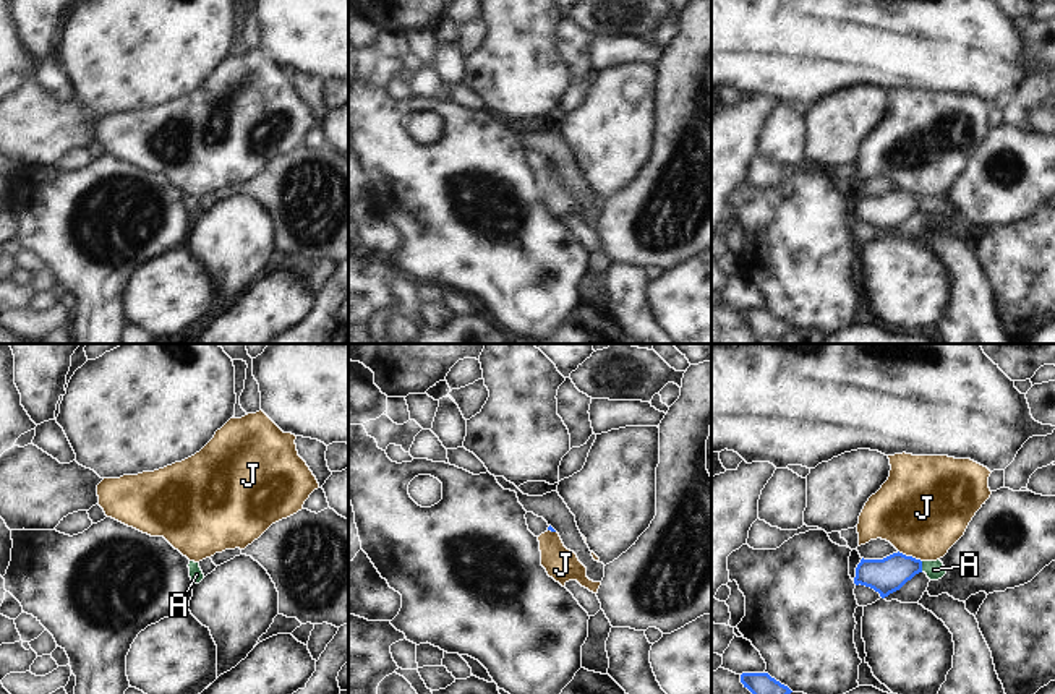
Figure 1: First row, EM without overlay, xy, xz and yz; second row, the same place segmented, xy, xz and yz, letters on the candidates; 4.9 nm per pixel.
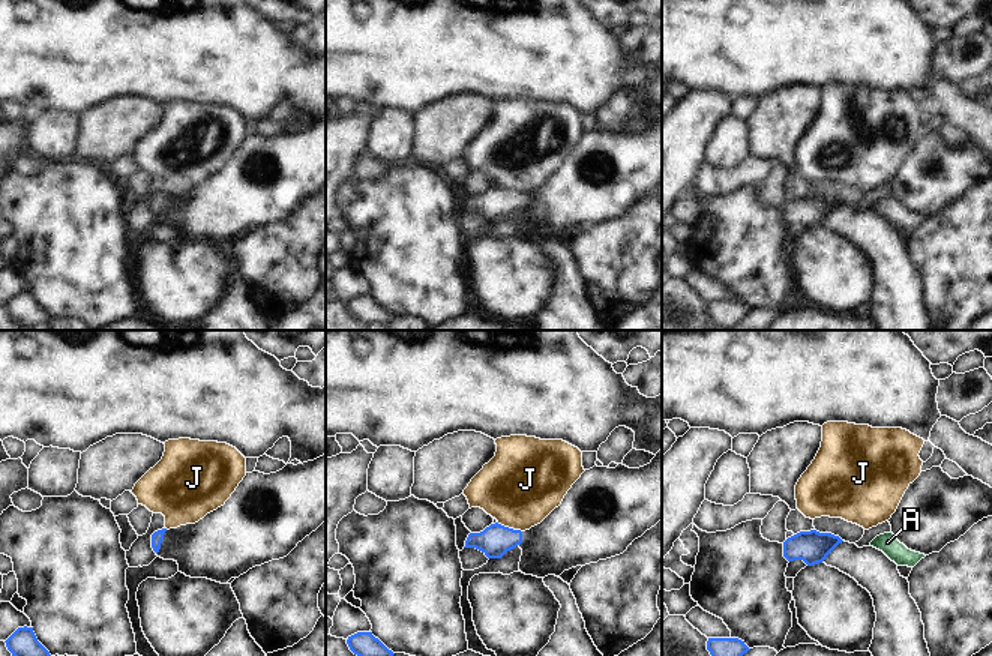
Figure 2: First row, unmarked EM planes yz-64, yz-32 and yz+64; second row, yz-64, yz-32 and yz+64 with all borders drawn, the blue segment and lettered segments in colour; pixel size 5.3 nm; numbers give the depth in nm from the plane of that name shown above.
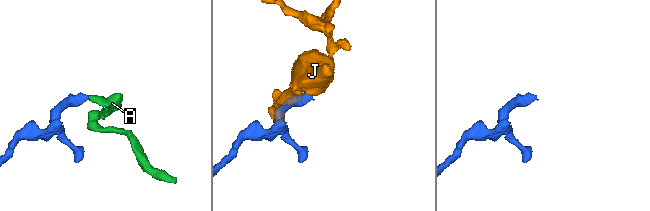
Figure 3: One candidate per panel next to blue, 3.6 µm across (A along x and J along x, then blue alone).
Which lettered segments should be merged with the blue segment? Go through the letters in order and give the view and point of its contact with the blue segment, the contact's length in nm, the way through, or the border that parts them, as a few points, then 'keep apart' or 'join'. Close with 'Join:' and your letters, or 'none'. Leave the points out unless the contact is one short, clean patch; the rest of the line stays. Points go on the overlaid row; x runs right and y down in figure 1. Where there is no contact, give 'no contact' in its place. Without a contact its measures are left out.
A: yz (921, 566) | 60 nm | across yz (885, 576), (898, 568), (921, 566), (934, 569) | join
J: yz (909, 556) | 130 nm | along yz (898, 550), (921, 561) | keep apart
Join: A

